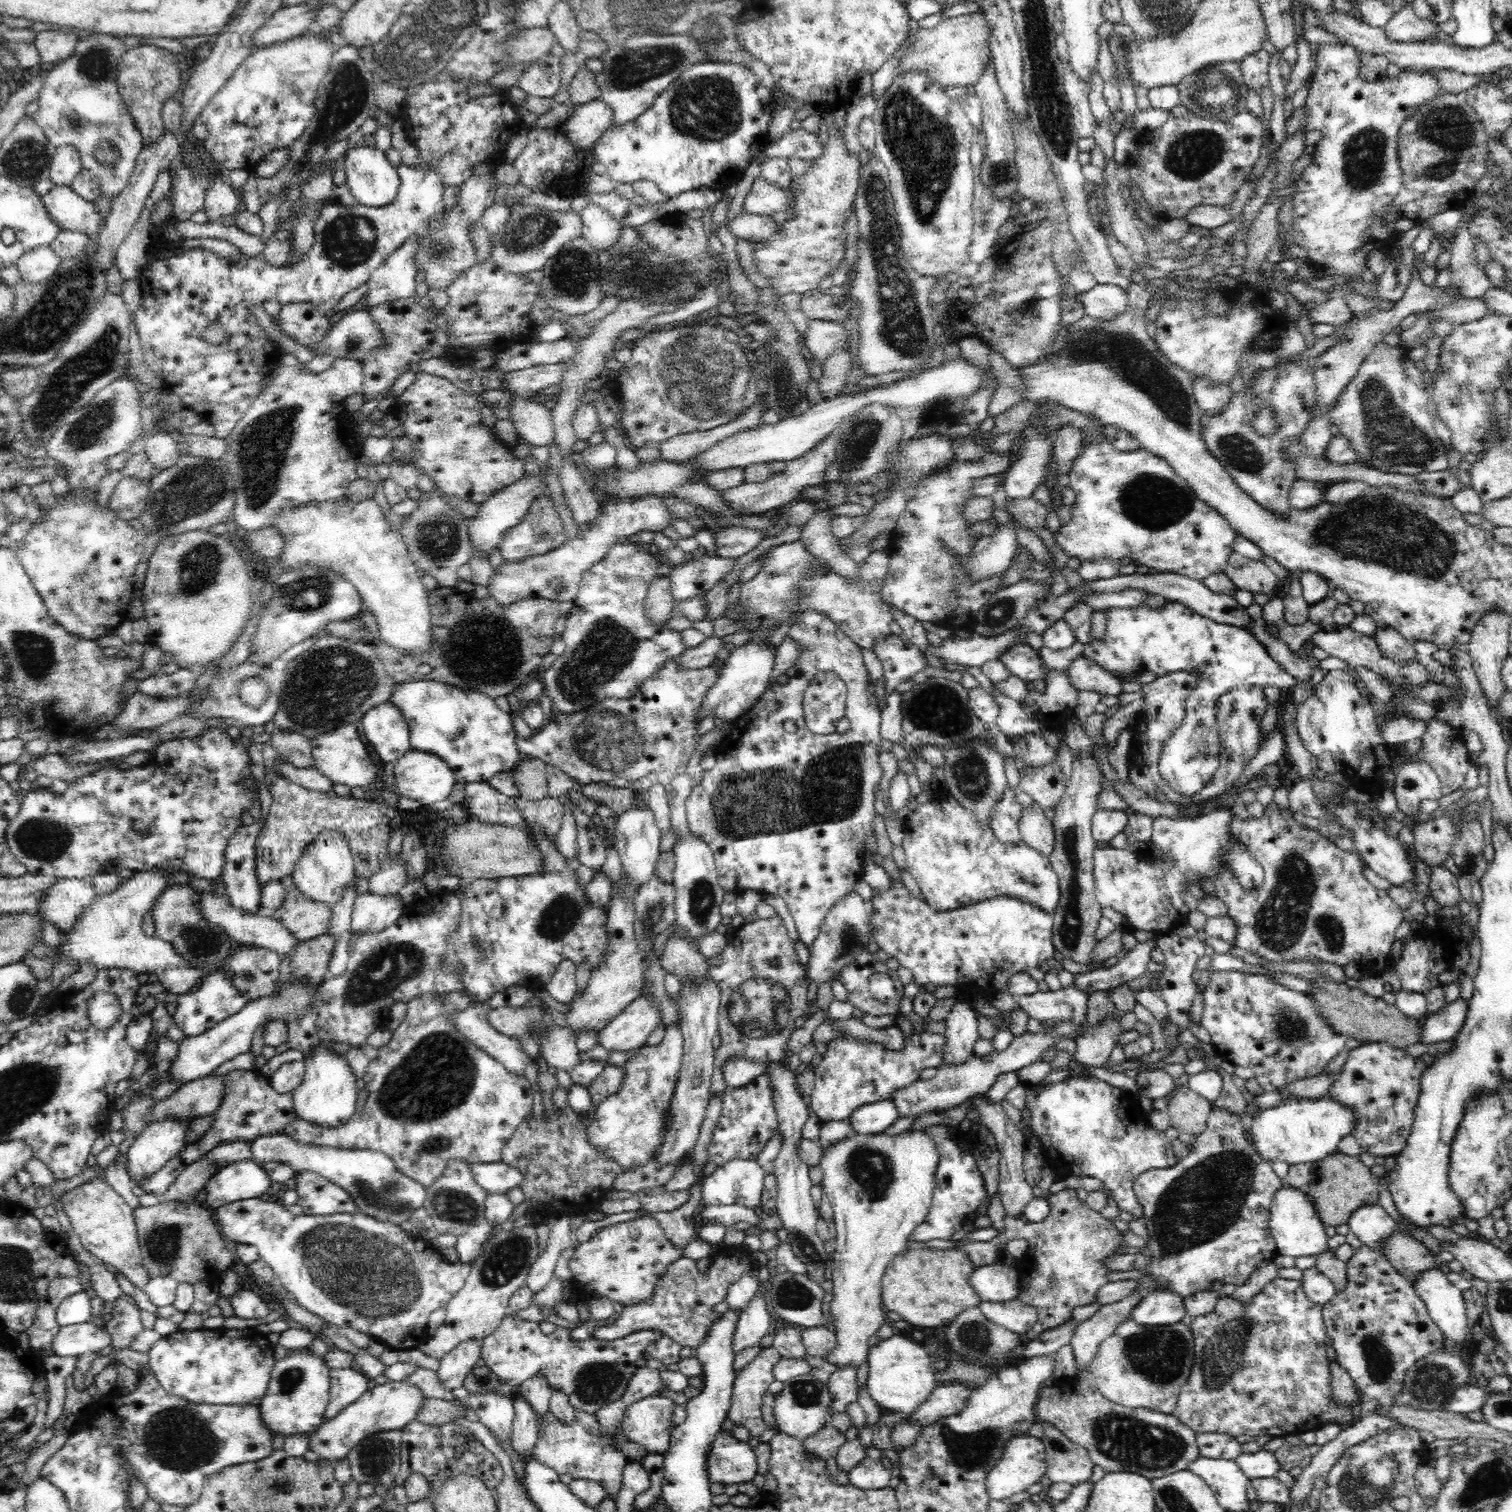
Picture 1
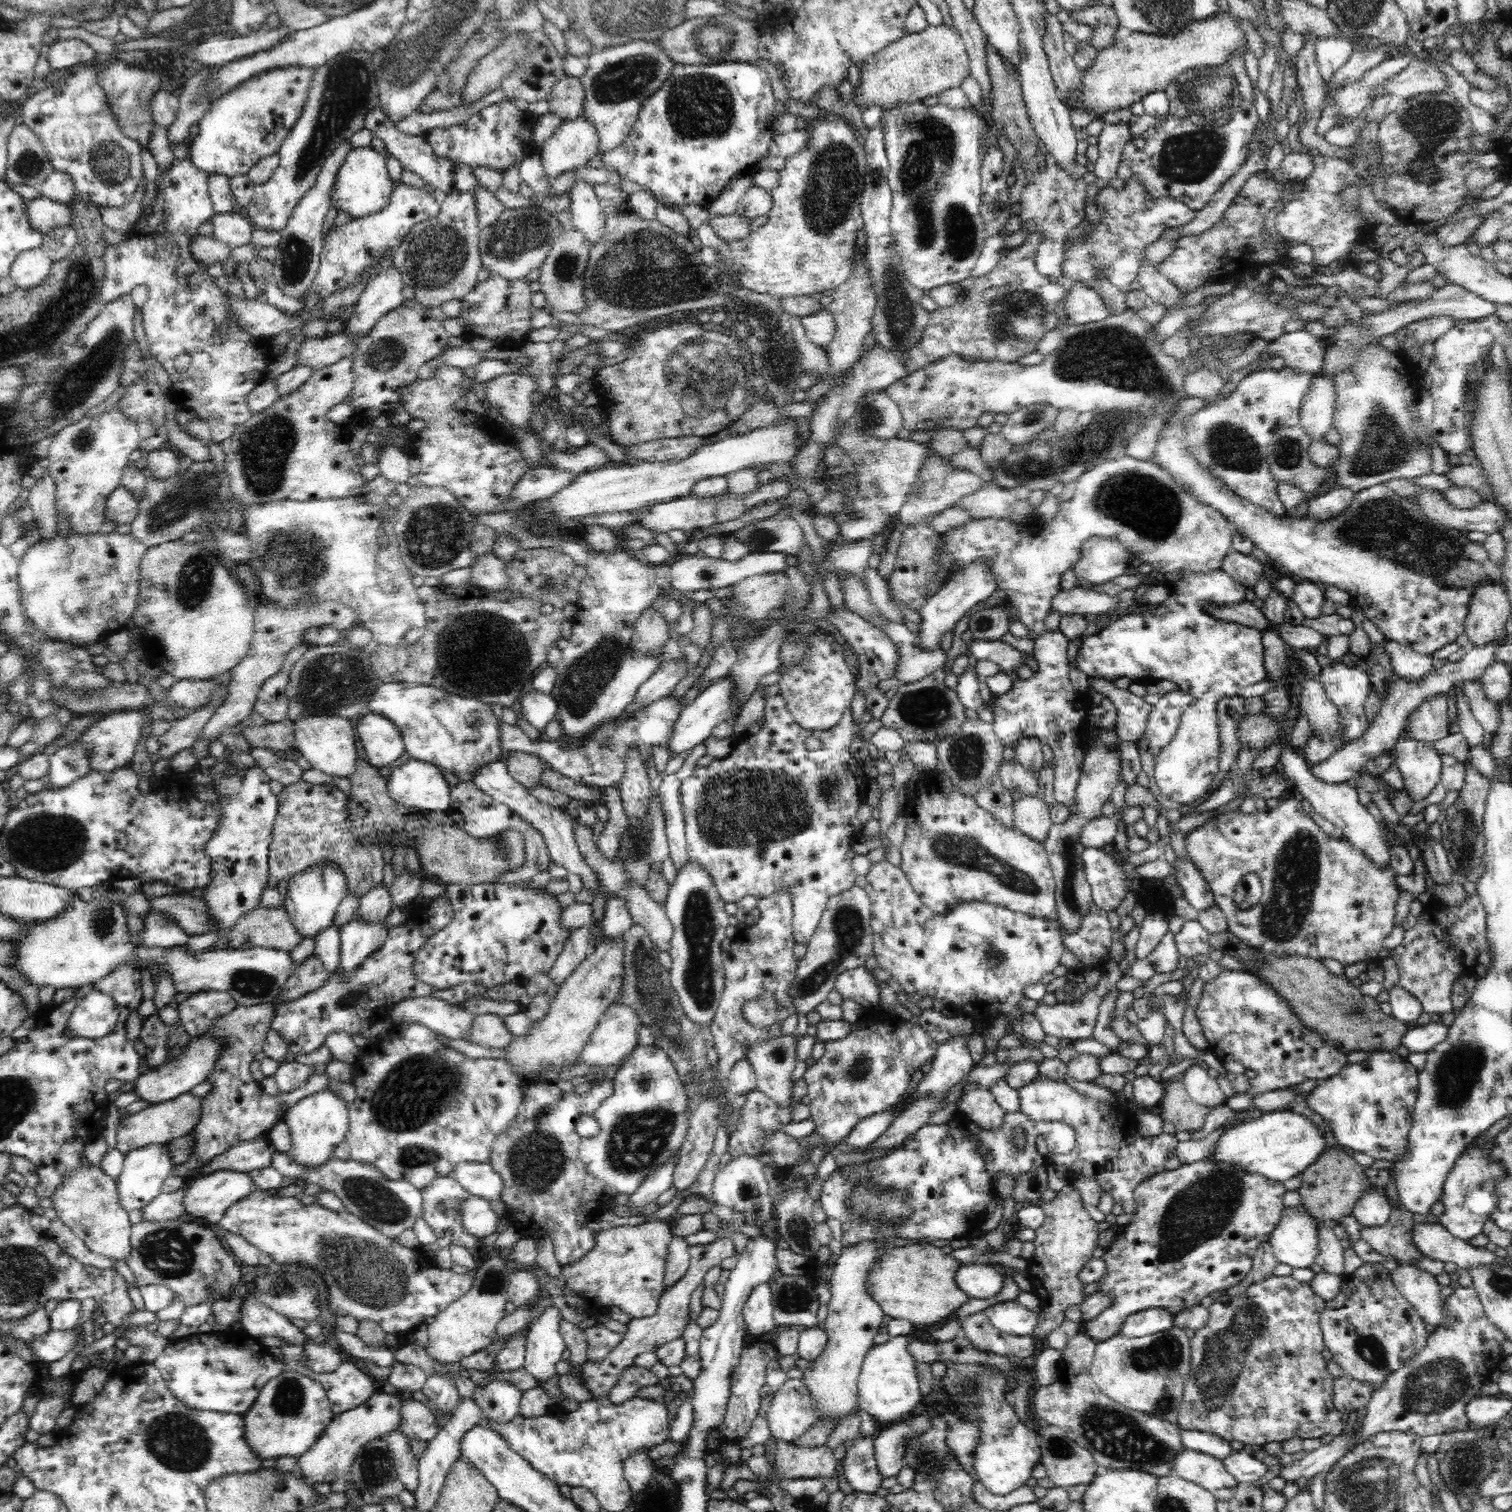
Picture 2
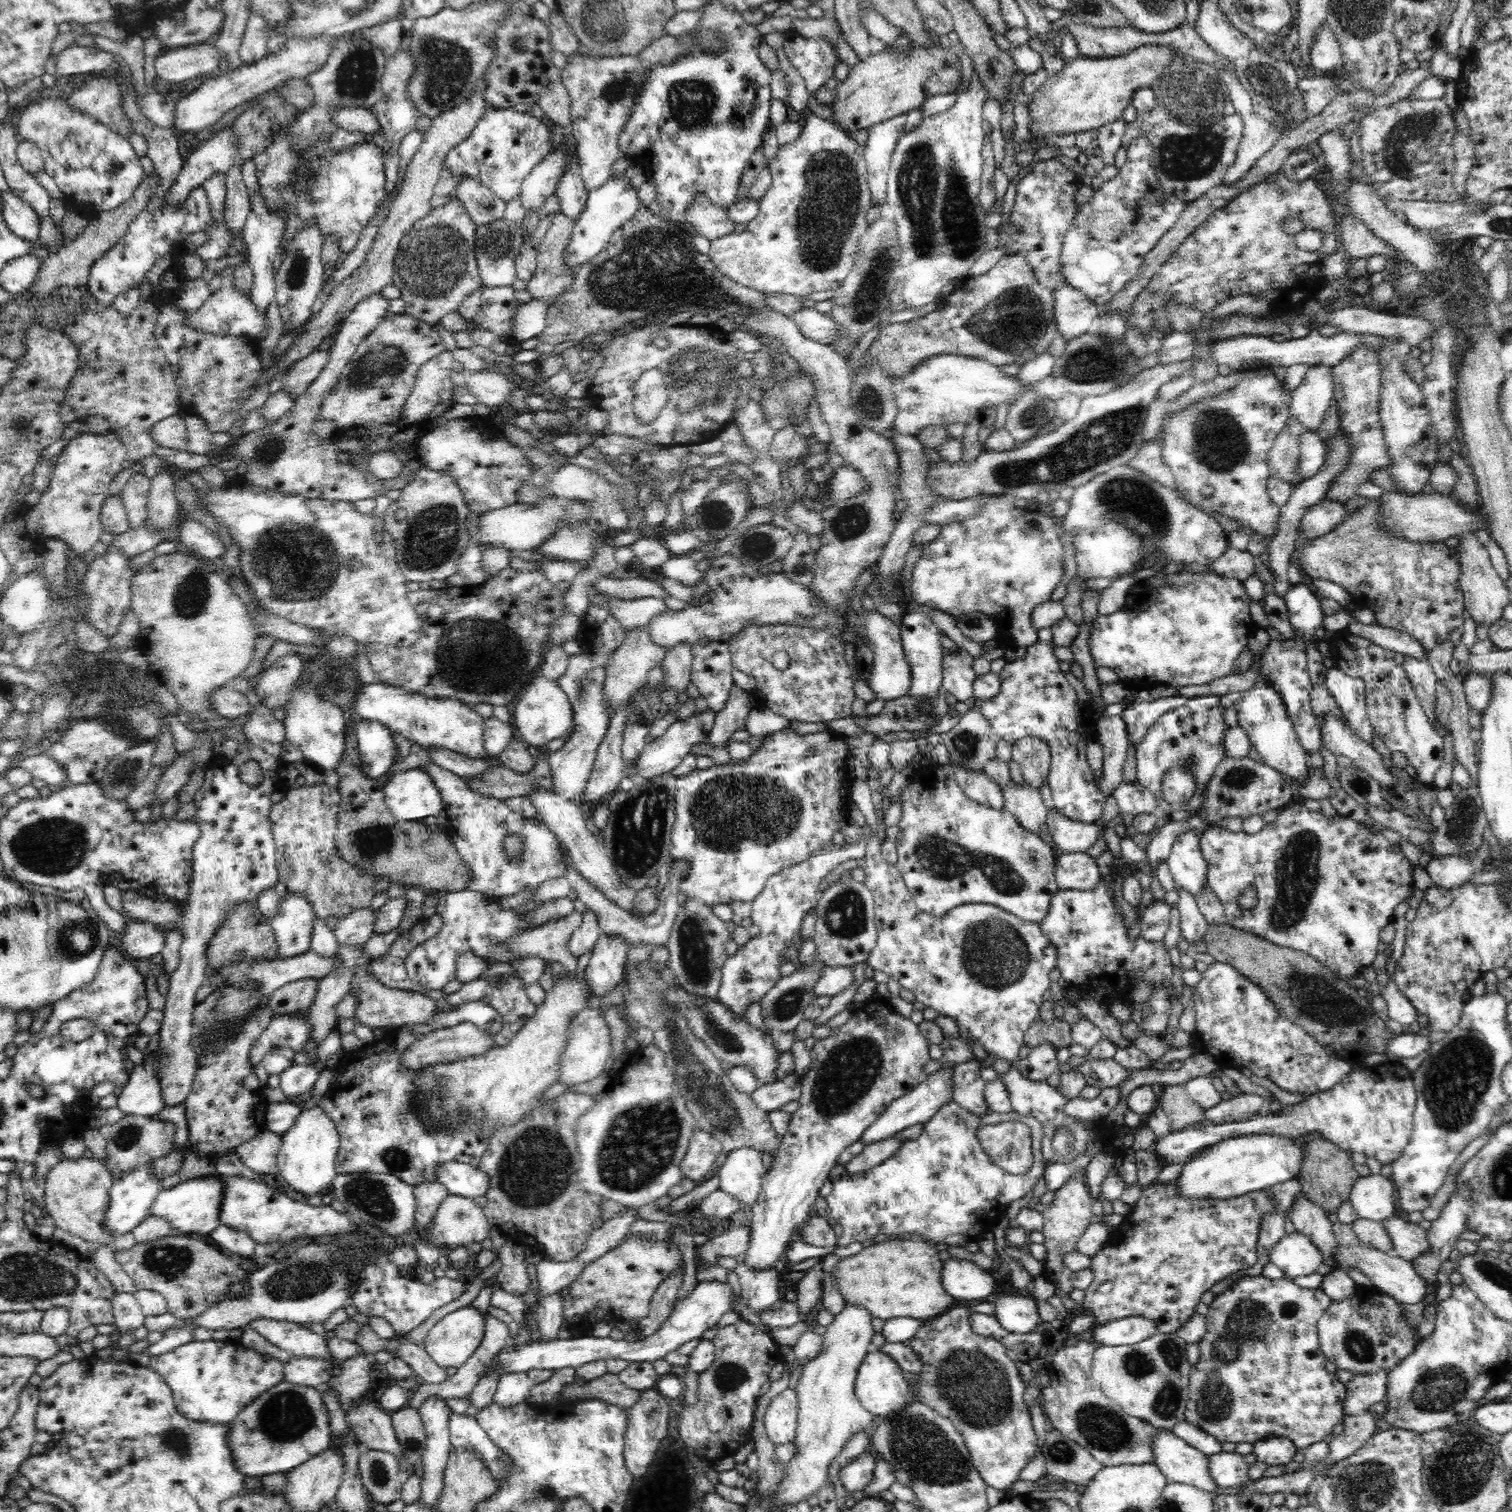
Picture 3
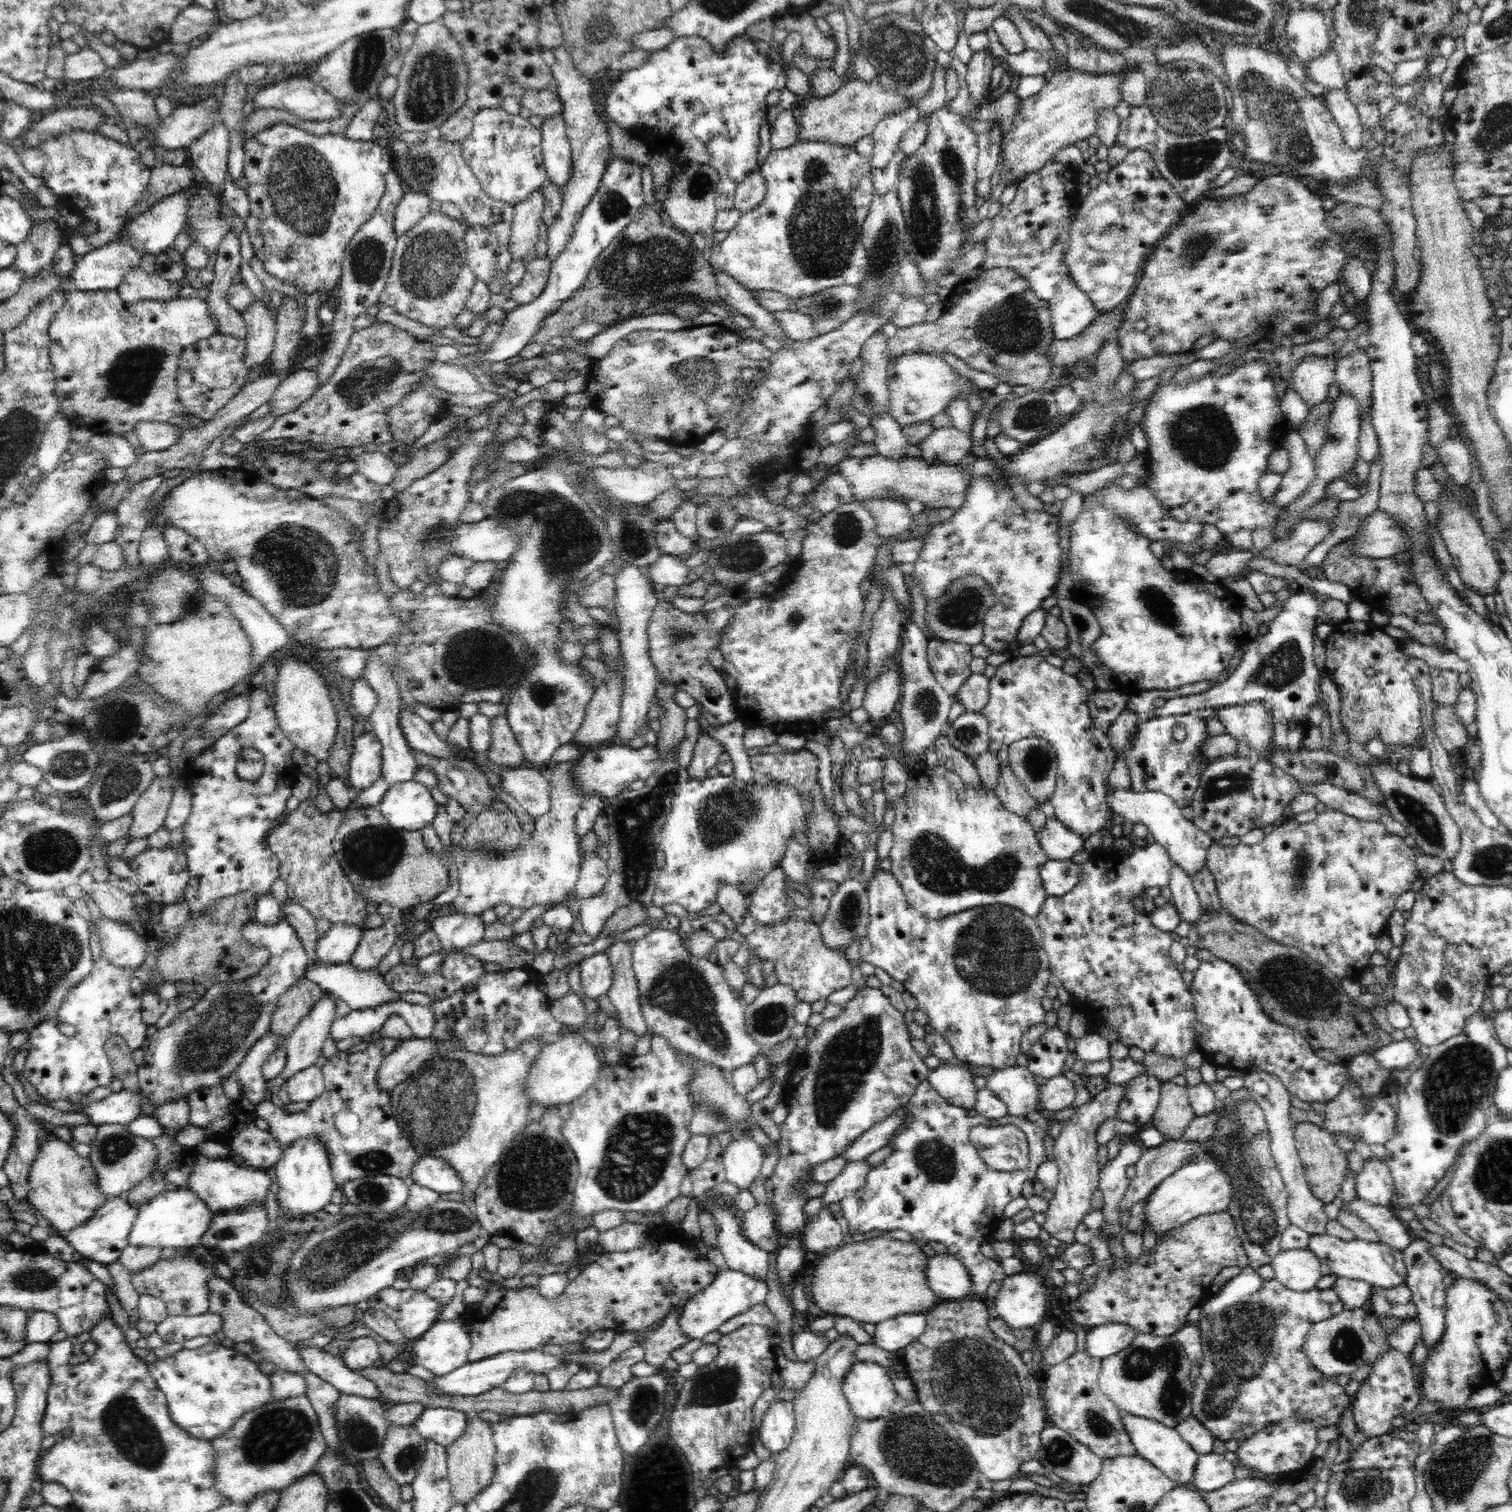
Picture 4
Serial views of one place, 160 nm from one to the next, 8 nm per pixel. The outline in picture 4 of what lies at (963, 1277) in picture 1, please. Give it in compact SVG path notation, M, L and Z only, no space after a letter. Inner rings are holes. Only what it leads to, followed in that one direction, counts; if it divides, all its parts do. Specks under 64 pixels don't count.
M872 1234L868 1236L865 1240L860 1242L855 1242L853 1240L850 1243L844 1243L843 1245L839 1245L833 1250L829 1255L824 1255L819 1257L820 1262L816 1262L812 1265L812 1267L806 1270L807 1277L810 1278L810 1296L812 1296L813 1302L820 1308L820 1310L824 1311L826 1314L832 1314L836 1312L838 1315L842 1315L844 1317L850 1317L856 1322L869 1322L870 1324L878 1324L879 1322L884 1322L884 1320L888 1320L889 1318L894 1318L898 1316L898 1314L912 1314L912 1312L927 1312L930 1308L934 1308L936 1304L941 1302L938 1295L930 1289L930 1285L928 1285L928 1280L926 1280L926 1262L928 1262L928 1256L920 1249L917 1241L902 1241L893 1239L891 1236Z

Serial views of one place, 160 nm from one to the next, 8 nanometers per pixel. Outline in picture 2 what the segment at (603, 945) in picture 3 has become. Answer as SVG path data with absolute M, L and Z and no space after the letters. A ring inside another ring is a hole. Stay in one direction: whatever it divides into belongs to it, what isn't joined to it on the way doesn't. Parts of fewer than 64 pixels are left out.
M616 895L608 896L602 922L601 940L624 937L633 924L632 917L626 909L626 900Z

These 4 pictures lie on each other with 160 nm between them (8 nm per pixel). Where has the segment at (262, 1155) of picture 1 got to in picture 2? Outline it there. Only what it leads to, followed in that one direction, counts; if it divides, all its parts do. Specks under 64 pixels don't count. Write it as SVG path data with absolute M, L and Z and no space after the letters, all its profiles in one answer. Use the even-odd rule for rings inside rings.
M274 1151L271 1156L271 1166L288 1178L298 1178L300 1183L312 1182L312 1184L318 1184L321 1188L333 1192L349 1212L362 1218L392 1239L403 1230L412 1228L422 1213L421 1189L416 1188L407 1180L389 1179L370 1163L332 1157L325 1162L325 1165L320 1165L315 1169L304 1169L302 1165L298 1165L298 1162L292 1161L288 1151Z

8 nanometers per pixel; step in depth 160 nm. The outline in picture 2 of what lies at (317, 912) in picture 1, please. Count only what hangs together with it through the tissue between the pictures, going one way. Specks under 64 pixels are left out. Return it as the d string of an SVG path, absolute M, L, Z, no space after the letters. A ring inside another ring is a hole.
M284 905L278 908L254 908L238 919L226 937L226 947L230 950L264 947L288 953L294 950L303 938Z

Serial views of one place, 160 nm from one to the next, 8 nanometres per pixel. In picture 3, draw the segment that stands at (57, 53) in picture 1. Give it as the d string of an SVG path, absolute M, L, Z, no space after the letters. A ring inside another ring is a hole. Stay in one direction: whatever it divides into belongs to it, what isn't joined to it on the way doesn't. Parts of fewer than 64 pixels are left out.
M70 44L56 59L55 72L62 76L98 74L109 68L114 58L115 54L104 52L98 47L88 48L88 46Z

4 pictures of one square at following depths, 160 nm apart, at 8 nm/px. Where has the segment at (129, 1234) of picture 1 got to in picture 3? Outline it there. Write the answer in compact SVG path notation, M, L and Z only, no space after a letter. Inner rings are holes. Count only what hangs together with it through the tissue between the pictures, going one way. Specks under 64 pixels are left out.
M88 1155L78 1159L62 1156L62 1160L54 1164L50 1172L46 1174L44 1203L47 1213L58 1227L71 1235L77 1235L78 1238L83 1238L88 1242L112 1247L116 1235L110 1235L104 1227L112 1185L112 1175L103 1162L95 1158L89 1159Z

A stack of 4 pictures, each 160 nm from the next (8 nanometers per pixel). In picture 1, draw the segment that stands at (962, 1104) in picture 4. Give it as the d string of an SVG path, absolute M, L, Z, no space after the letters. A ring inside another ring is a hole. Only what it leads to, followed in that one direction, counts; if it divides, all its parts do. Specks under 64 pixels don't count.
M976 1095L970 1108L976 1107L983 1123L995 1136L996 1147L1000 1149L999 1160L999 1185L998 1192L1001 1202L1008 1217L1021 1219L1028 1203L1035 1197L1032 1187L1028 1184L1024 1176L1023 1152L1027 1147L1026 1137L1017 1129L1017 1123L1010 1119L1000 1102L990 1102L985 1095Z

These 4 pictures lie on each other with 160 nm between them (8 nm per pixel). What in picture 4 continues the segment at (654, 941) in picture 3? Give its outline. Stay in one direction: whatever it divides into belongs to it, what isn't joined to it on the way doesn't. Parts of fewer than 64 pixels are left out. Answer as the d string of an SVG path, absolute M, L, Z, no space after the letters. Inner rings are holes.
M634 941L612 942L607 948L613 969L609 1000L616 1008L618 1022L636 1033L638 1038L647 1032L647 1024L640 1003L638 982L633 970Z

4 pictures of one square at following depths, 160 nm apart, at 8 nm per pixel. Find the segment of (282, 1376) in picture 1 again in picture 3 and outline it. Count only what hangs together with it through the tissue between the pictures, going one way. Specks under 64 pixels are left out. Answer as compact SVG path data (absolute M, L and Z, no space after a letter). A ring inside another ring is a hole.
M280 1381L273 1387L270 1387L267 1391L264 1391L260 1396L257 1396L251 1404L248 1404L246 1408L229 1423L229 1448L231 1449L237 1472L242 1472L245 1478L264 1478L268 1474L278 1474L278 1472L290 1473L293 1469L296 1469L300 1464L304 1464L306 1460L311 1460L314 1456L318 1456L320 1452L324 1452L326 1448L330 1448L331 1444L331 1421L329 1416L329 1410L326 1407L324 1401L322 1401L322 1395L320 1395L320 1388L310 1387L304 1384L294 1384L288 1381Z

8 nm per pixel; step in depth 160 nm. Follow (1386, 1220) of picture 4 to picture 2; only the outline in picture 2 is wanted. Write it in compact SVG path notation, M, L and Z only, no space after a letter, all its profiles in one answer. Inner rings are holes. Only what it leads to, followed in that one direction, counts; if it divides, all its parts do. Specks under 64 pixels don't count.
M1415 1223L1412 1226L1412 1241L1425 1257L1454 1262L1467 1270L1480 1264L1507 1264L1506 1257L1452 1236L1440 1223Z

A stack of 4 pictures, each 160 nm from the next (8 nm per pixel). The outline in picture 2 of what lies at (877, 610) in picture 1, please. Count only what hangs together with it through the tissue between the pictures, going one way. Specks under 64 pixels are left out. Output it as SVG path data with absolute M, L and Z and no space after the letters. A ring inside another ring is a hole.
M749 551L737 561L726 561L720 558L712 558L708 555L698 557L696 555L681 554L681 556L670 564L673 574L671 587L681 592L695 592L699 590L719 589L736 585L748 576L756 574L768 574L770 572L784 572L788 567L786 553L774 551Z

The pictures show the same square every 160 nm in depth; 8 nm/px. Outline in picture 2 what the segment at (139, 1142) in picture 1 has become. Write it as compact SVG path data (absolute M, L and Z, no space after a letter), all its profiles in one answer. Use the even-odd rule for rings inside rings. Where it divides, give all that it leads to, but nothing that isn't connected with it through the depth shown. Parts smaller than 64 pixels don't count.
M168 1143L147 1144L145 1147L132 1149L125 1154L123 1170L118 1176L117 1187L120 1205L126 1210L126 1213L146 1208L150 1201L161 1193L162 1184L170 1176L173 1166Z

